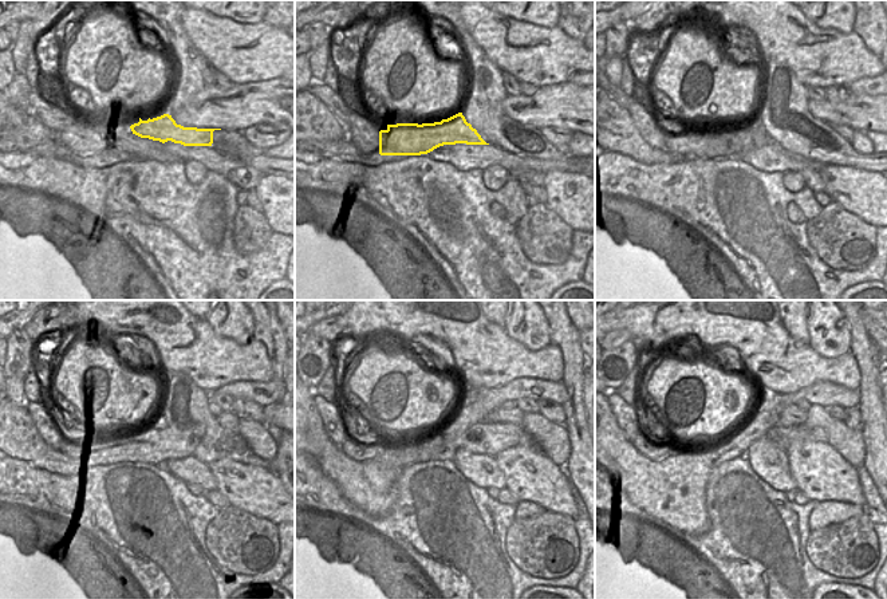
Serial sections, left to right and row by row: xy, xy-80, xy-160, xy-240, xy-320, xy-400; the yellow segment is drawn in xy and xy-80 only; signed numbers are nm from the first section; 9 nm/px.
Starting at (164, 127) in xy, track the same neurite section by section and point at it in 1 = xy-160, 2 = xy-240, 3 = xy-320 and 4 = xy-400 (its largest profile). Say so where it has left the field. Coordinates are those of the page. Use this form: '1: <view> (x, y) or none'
1: xy-160 (709, 142)
2: xy-240 (141, 440)
3: xy-320 (357, 450)
4: xy-400 (642, 444)

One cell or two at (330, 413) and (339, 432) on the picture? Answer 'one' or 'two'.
one

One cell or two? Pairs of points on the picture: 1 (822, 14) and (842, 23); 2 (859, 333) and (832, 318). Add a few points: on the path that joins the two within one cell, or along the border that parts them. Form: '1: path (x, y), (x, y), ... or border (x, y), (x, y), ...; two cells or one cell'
1: path (827, 14), (832, 14), (836, 18); one cell
2: border (843, 314), (850, 327), (851, 350); two cells

